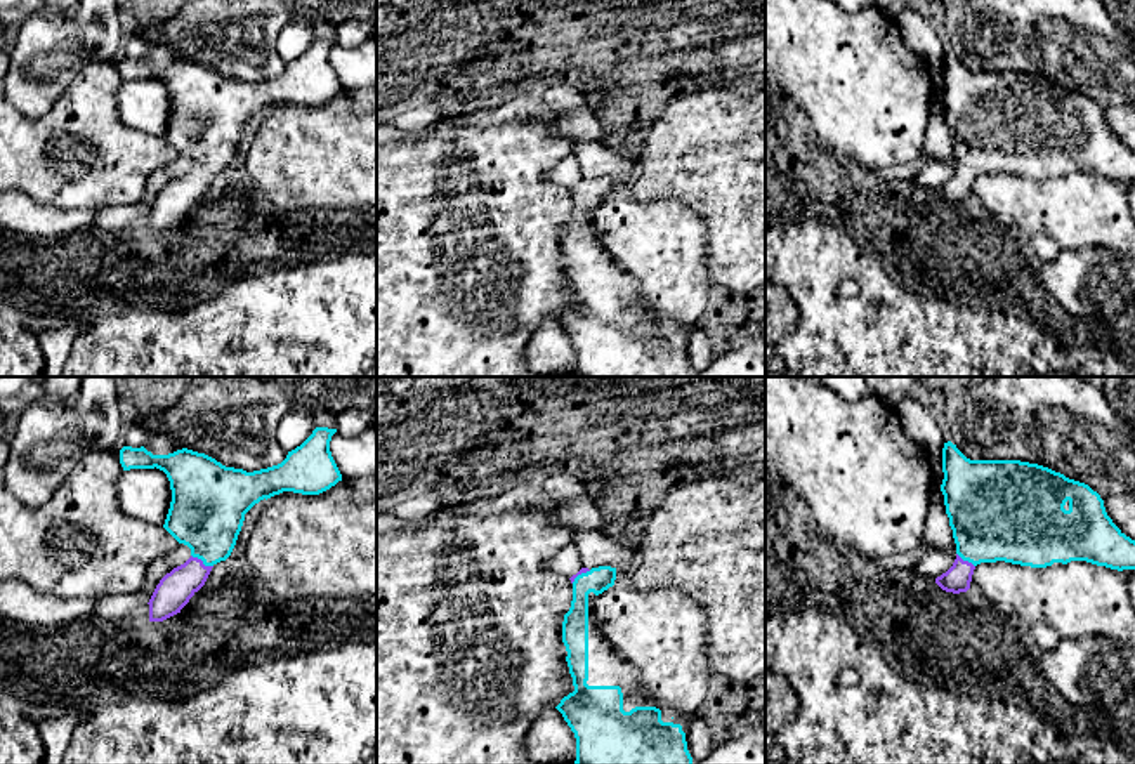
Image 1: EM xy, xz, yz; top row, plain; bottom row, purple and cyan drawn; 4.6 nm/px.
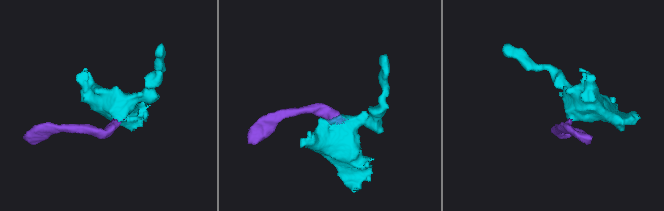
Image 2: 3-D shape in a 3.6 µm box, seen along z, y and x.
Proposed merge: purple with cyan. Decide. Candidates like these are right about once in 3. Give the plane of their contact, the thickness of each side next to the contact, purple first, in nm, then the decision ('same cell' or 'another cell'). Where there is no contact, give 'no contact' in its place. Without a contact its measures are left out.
xy | 160/340 nm | same cell

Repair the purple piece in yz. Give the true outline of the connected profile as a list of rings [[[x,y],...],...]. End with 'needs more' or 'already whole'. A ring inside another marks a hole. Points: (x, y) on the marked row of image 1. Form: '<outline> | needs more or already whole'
[[[951,441],[942,448],[946,514],[956,543],[953,566],[935,583],[953,594],[970,589],[981,563],[1005,561],[1031,568],[1086,561],[1111,570],[1135,570],[1135,540],[1107,516],[1088,484],[1048,467],[1020,460],[970,460]]] | needs more

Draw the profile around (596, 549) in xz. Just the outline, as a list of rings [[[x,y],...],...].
[[[576,530],[571,542],[578,547],[583,568],[588,570],[599,566],[618,570],[639,559],[639,550],[632,543],[599,531]]]

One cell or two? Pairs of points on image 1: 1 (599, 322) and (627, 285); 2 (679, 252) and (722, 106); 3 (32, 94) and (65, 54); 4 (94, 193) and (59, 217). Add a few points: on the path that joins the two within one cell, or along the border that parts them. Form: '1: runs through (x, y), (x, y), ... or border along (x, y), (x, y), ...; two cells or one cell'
1: runs through (608, 313), (608, 304), (618, 294); one cell
2: border along (651, 202), (682, 202), (703, 226), (705, 249); two cells
3: runs through (37, 84), (54, 65); one cell
4: border along (32, 197), (42, 204), (63, 209), (98, 209); two cells

